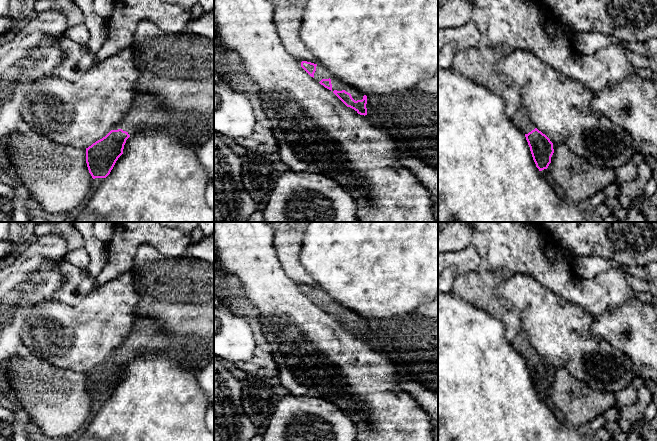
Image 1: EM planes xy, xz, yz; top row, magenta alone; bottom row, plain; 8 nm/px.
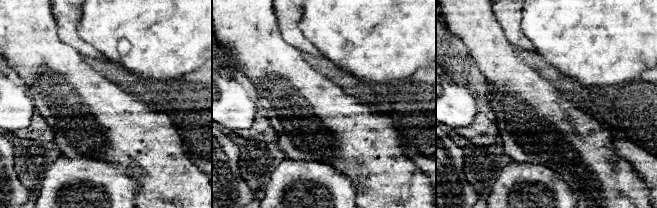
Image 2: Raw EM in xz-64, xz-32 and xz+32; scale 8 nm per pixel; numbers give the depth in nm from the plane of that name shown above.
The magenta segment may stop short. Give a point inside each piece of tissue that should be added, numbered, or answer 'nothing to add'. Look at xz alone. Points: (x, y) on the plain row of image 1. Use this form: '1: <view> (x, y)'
1: xz (321, 297)

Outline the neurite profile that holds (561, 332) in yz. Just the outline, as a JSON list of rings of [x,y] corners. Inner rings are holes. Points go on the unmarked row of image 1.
[[[531,275],[511,276],[496,287],[494,296],[519,313],[530,344],[555,368],[565,368],[578,380],[602,392],[616,393],[637,383],[629,357],[592,332],[594,316],[556,295]]]

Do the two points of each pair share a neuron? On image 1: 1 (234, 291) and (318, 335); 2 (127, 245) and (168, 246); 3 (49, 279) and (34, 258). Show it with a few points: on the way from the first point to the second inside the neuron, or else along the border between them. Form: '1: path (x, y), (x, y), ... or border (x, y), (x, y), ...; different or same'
1: border (238, 278), (244, 295), (258, 310), (259, 320); different
2: path (137, 238), (158, 238); same
3: border (59, 260), (44, 260), (23, 281); different

